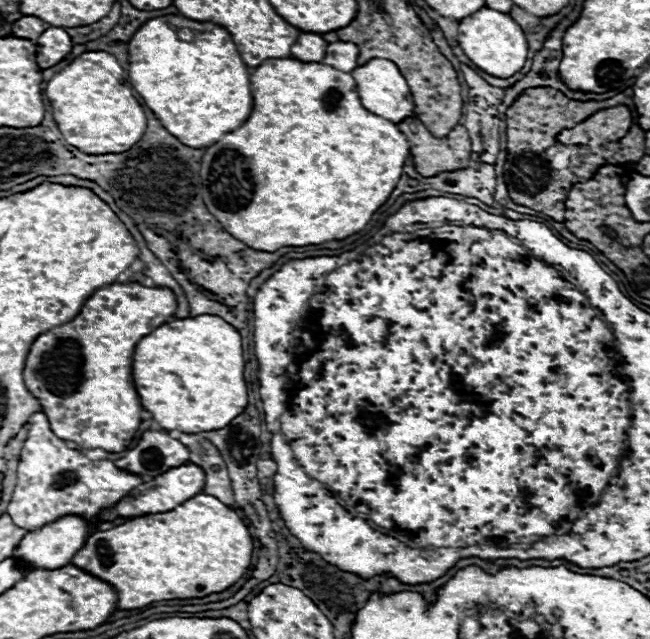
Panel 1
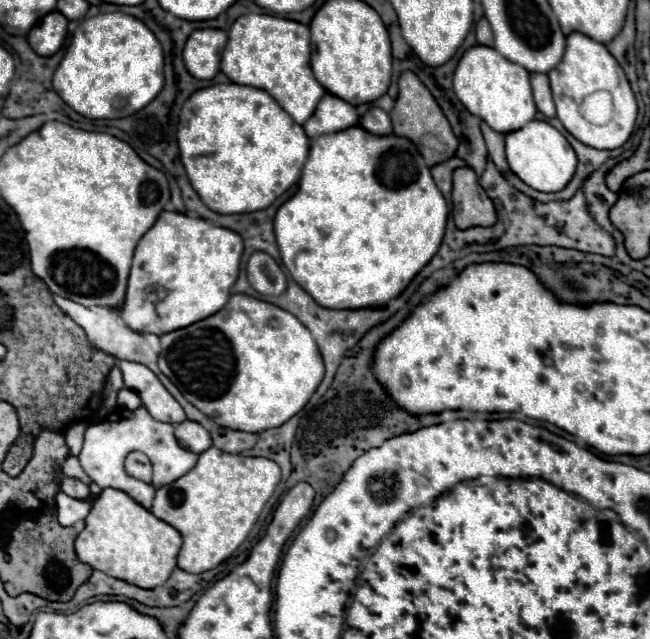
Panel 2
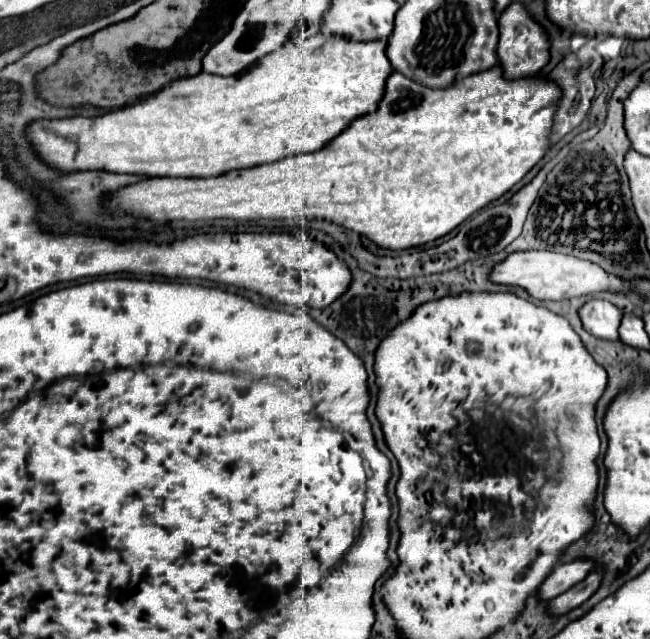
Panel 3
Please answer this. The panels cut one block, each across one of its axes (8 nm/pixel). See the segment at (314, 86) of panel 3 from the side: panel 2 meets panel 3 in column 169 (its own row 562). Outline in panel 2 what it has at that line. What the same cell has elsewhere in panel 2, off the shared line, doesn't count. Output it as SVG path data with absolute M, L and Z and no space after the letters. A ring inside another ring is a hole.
M104 488L84 522L86 528L76 538L74 550L76 556L94 570L104 570L104 574L124 578L124 582L136 582L136 586L160 586L176 568L182 534L122 490Z

